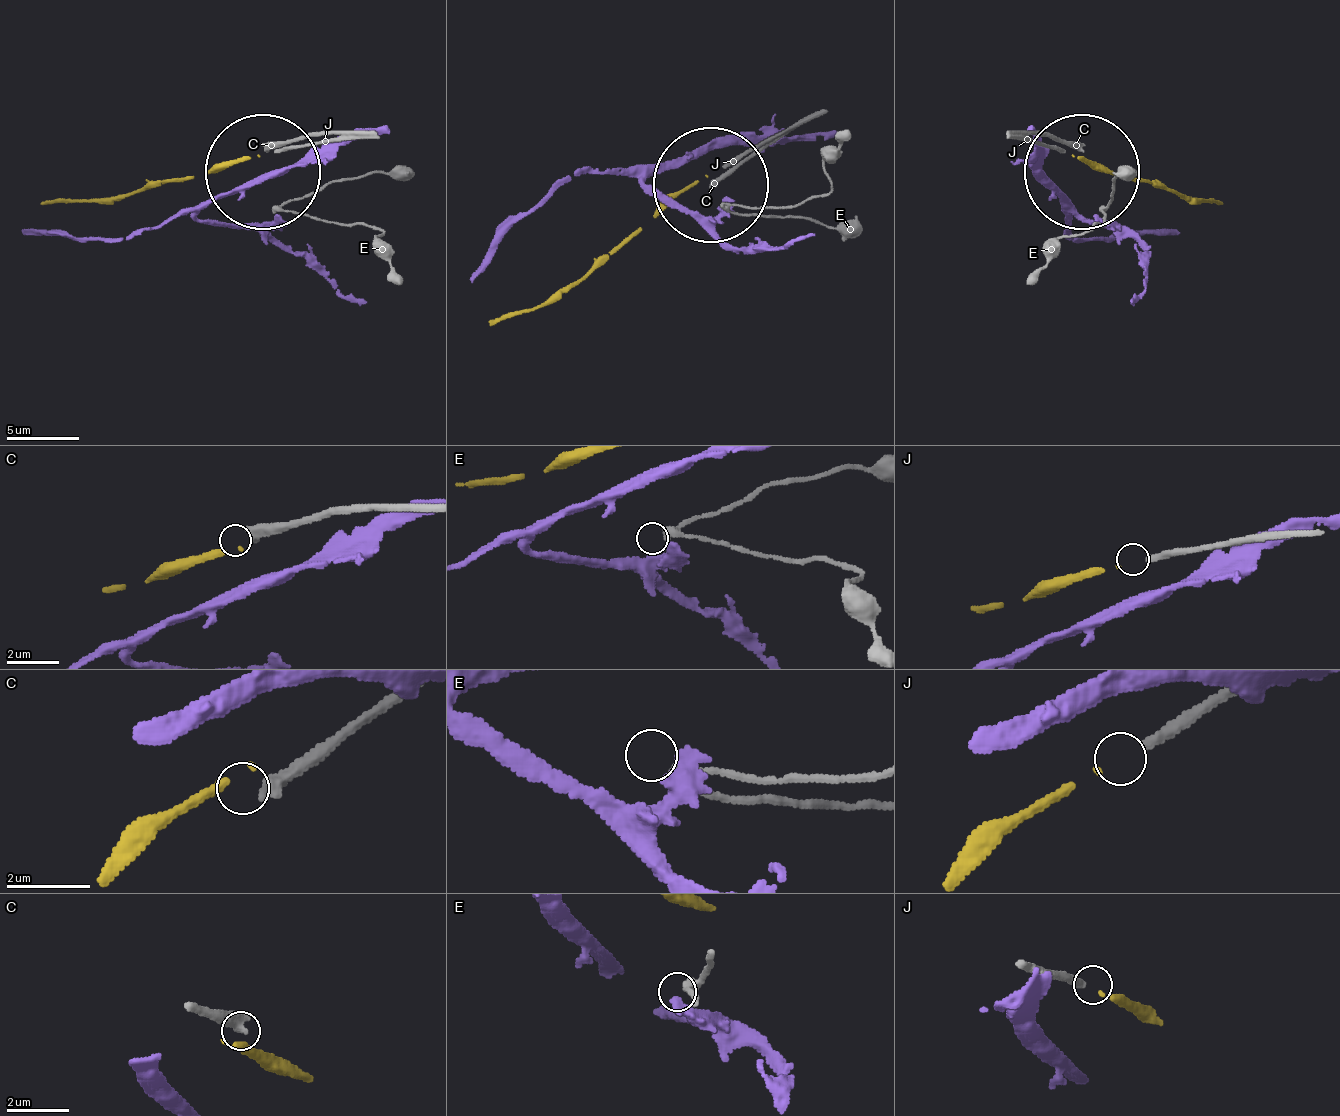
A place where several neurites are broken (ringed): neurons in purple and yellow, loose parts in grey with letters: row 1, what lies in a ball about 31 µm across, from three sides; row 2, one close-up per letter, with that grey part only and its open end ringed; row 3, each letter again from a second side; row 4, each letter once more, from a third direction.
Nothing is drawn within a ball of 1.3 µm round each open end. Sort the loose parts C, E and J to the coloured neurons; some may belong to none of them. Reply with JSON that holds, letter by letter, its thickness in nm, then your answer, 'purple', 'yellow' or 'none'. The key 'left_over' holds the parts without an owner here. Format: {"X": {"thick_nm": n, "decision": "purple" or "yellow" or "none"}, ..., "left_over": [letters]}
{"C": {"thick_nm": 360, "decision": "none"}, "E": {"thick_nm": 220, "decision": "none"}, "J": {"thick_nm": 280, "decision": "yellow"}, "left_over": ["C", "E"]}

